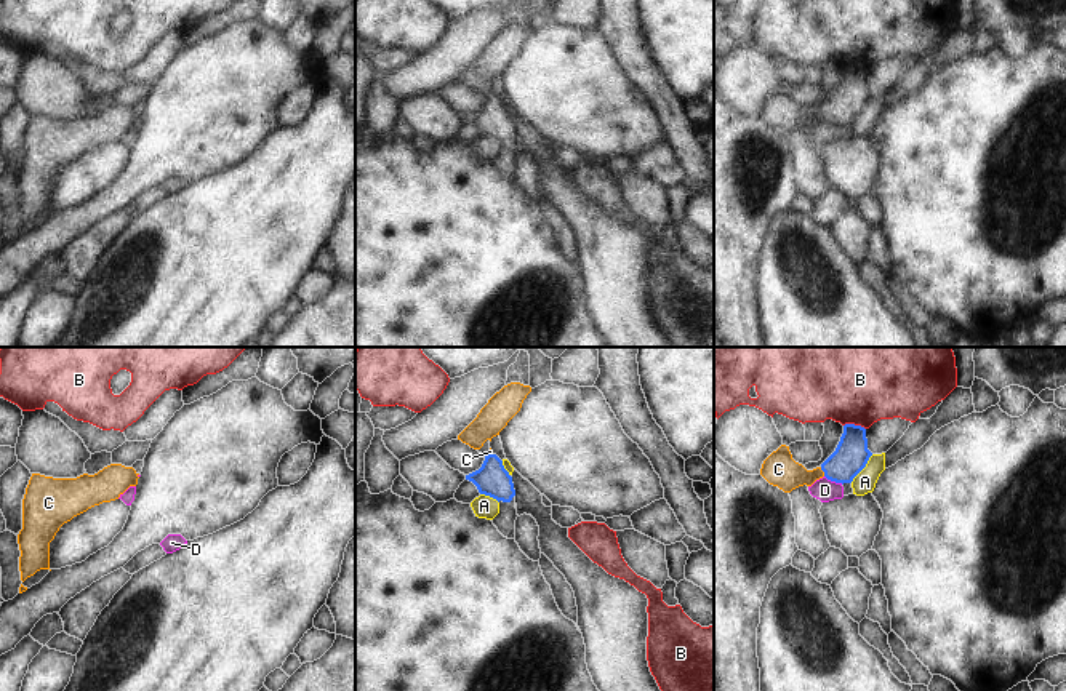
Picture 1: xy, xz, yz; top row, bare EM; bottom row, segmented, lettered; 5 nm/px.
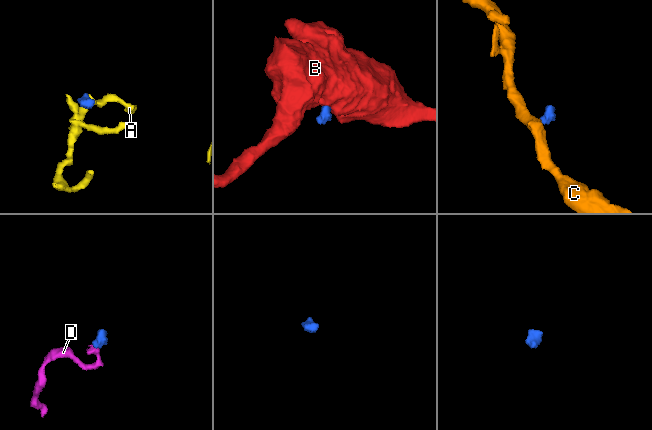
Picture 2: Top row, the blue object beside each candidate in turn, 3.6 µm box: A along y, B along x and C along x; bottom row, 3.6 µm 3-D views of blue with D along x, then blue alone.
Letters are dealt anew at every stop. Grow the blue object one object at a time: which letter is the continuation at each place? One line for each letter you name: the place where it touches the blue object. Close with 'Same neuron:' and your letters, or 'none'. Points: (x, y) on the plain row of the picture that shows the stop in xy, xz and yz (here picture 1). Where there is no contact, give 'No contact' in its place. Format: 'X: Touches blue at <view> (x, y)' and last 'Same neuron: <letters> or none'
C: Touches blue at yz (823, 112)
Same neuron: C.

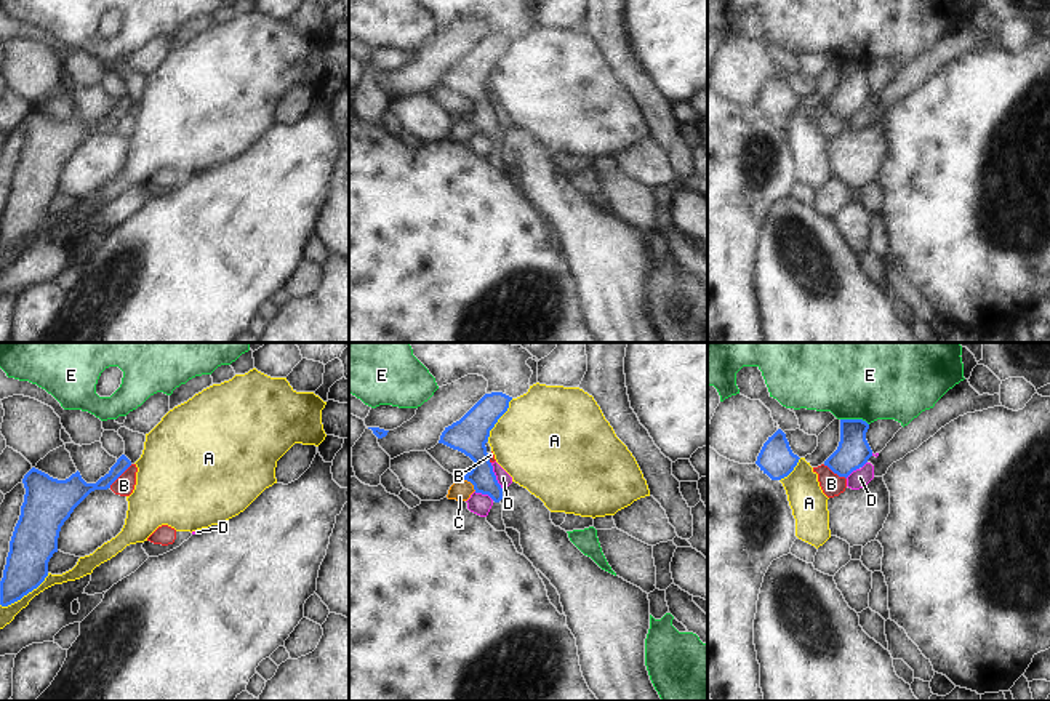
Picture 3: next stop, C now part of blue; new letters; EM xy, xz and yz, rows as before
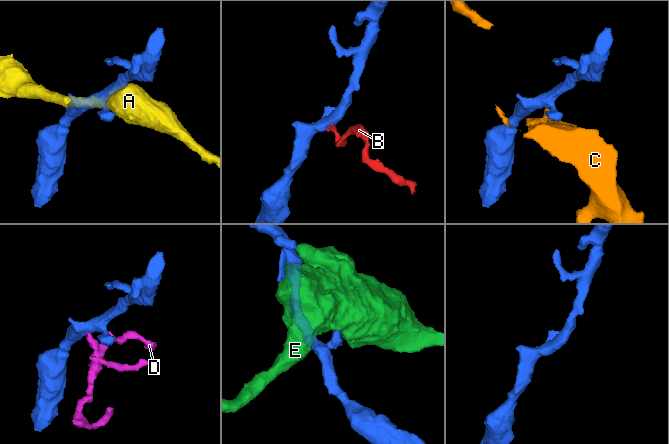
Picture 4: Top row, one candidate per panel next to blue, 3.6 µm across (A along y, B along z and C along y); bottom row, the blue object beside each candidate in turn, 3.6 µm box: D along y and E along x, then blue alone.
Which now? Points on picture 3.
Same neuron: none.

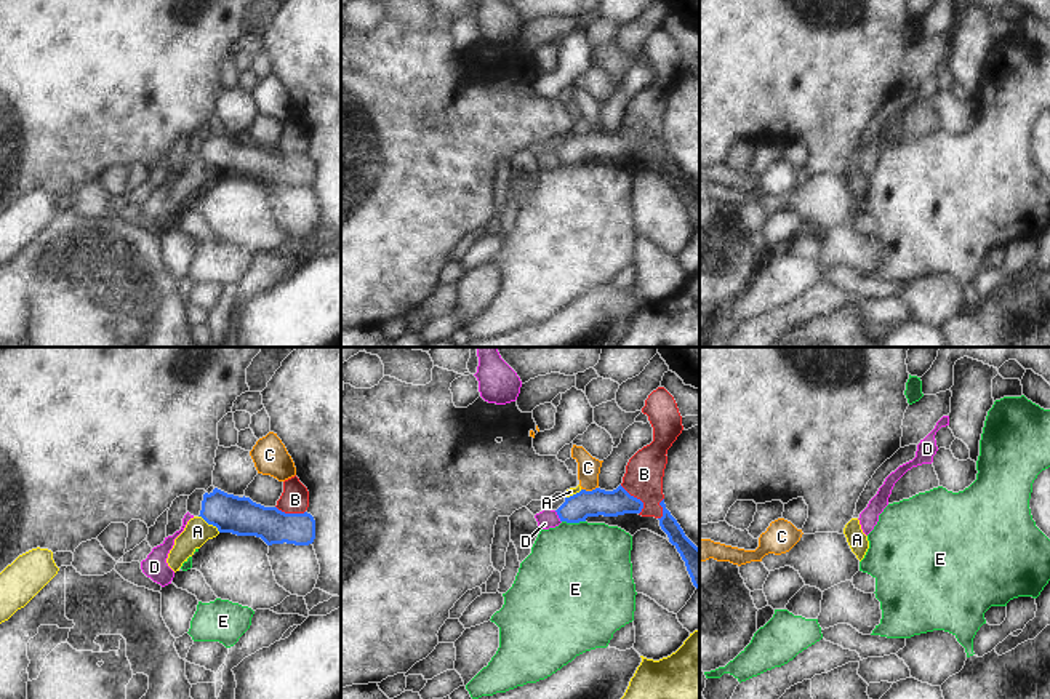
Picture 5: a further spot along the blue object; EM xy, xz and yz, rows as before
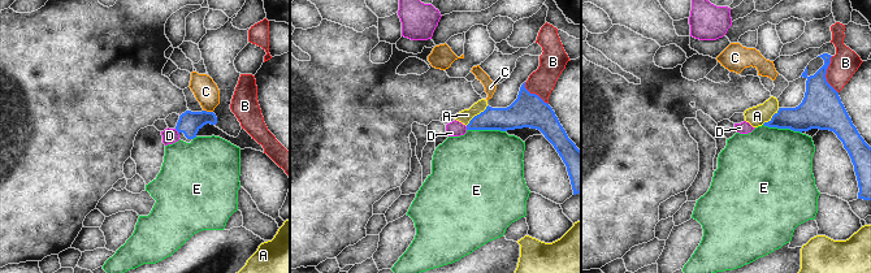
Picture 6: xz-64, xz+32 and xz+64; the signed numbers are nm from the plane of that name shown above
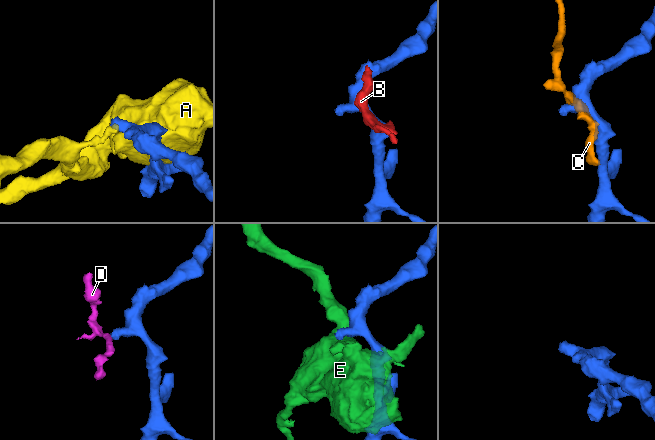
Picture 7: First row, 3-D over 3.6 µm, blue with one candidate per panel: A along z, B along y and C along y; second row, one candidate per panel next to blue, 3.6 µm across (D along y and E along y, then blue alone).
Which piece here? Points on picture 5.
Same neuron: none.

